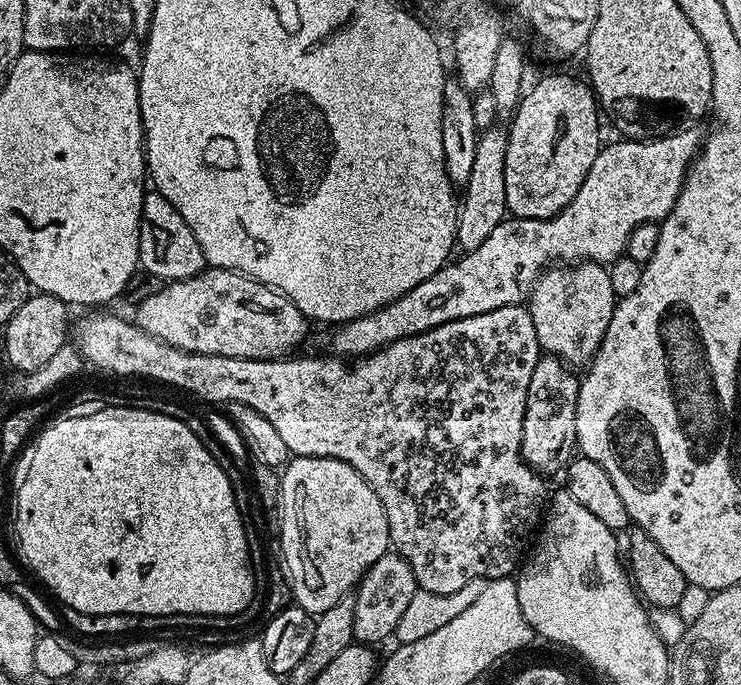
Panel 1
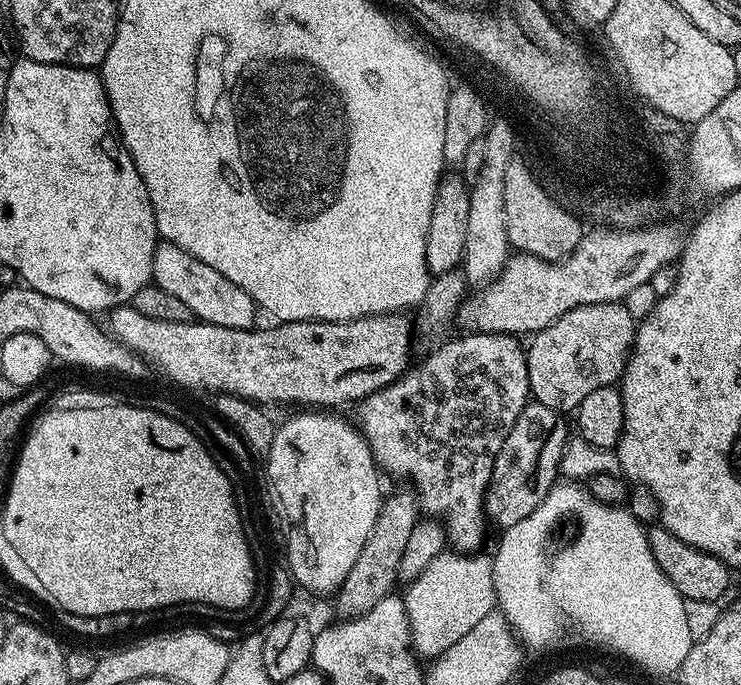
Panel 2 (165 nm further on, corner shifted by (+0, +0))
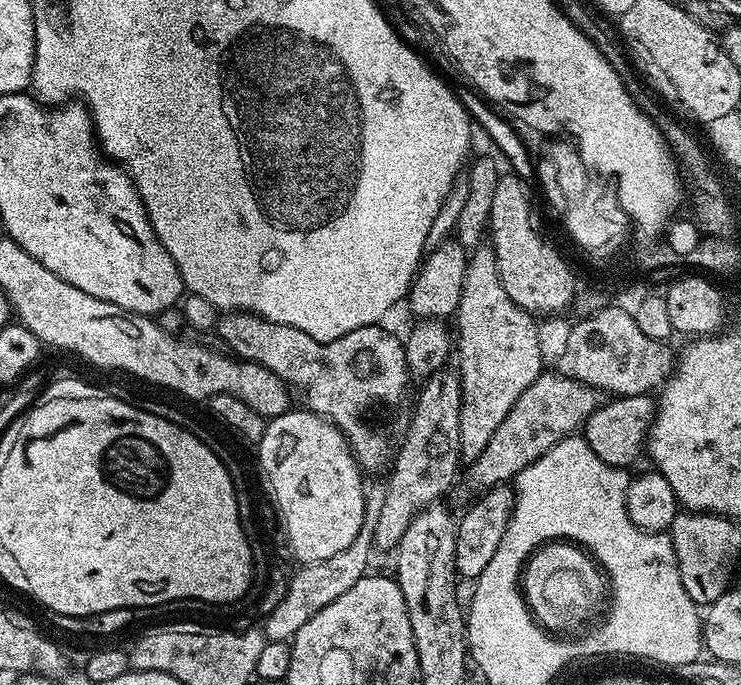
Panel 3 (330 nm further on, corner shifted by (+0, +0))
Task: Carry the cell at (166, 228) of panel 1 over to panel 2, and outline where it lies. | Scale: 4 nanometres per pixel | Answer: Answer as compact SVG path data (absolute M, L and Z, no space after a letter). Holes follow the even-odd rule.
M167 242L157 243L152 278L155 284L162 286L162 290L174 294L174 298L178 298L185 306L190 306L197 321L231 328L250 328L257 323L258 306L252 301L250 294L242 290L242 286L234 286L234 282L230 282L226 274L218 274L214 266L206 266L206 262L186 254L186 250L178 246Z

